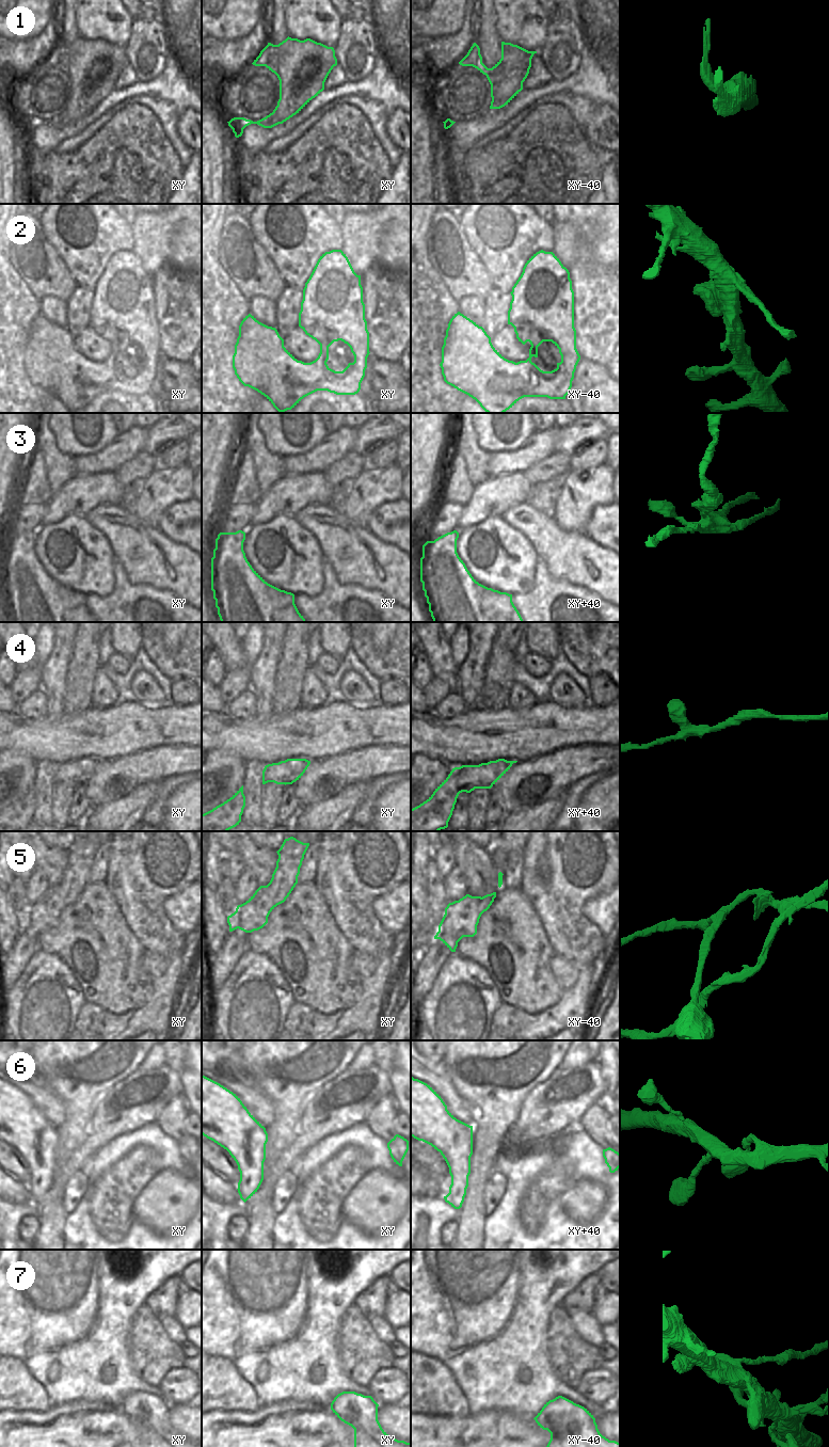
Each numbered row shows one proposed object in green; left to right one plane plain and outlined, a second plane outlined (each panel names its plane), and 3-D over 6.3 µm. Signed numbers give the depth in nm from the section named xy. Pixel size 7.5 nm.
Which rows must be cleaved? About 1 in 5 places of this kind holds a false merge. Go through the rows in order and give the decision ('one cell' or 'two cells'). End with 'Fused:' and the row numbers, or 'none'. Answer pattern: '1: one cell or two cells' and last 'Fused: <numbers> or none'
1: one cell
2: one cell
3: two cells
4: one cell
5: two cells
6: one cell
7: two cells
Fused: 3, 5, 7

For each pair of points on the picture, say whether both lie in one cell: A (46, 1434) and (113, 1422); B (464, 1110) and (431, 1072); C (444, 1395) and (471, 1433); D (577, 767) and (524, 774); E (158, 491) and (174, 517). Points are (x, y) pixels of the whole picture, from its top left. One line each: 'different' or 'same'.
A: same
B: same
C: different
D: same
E: different

